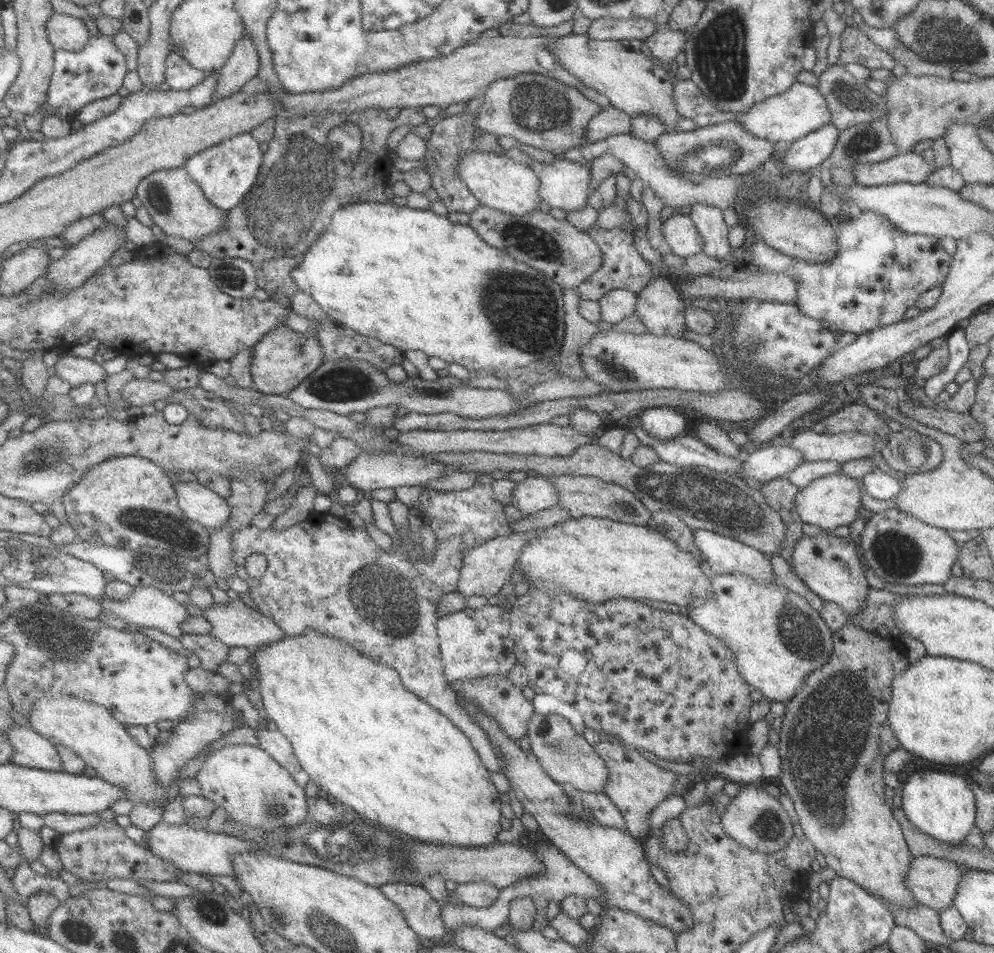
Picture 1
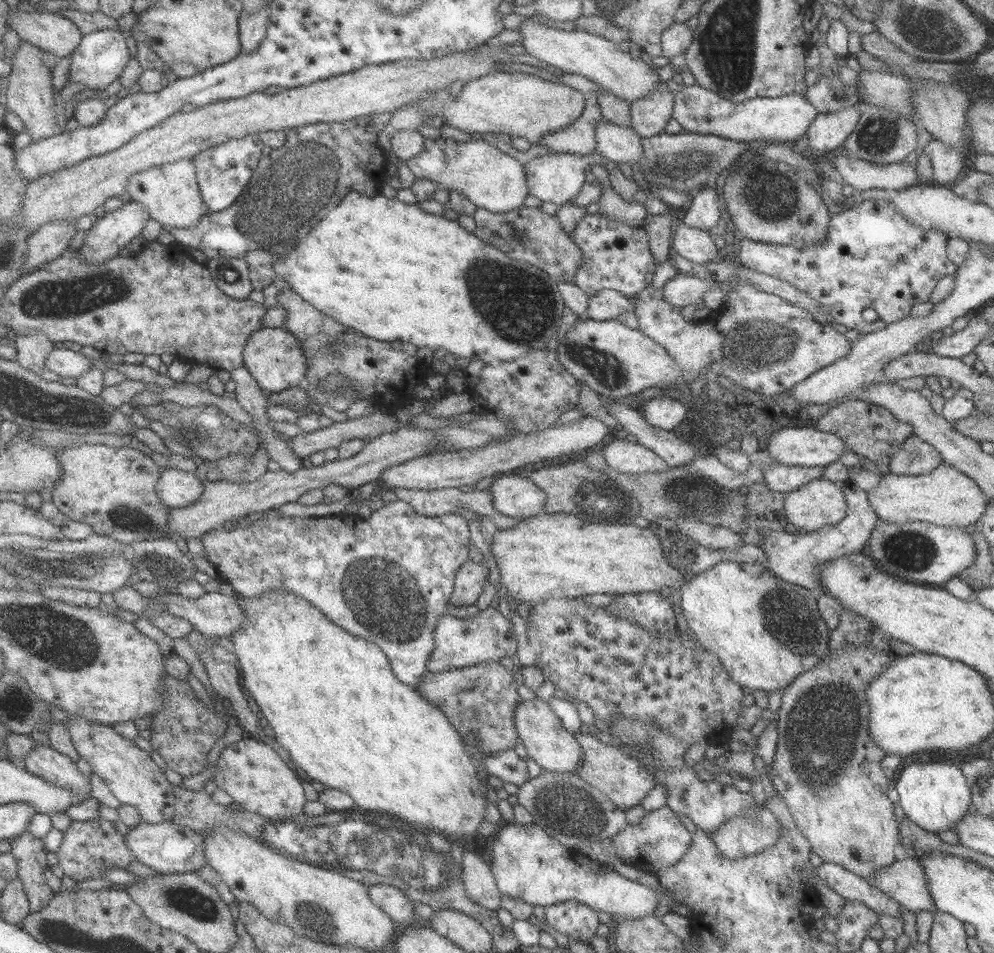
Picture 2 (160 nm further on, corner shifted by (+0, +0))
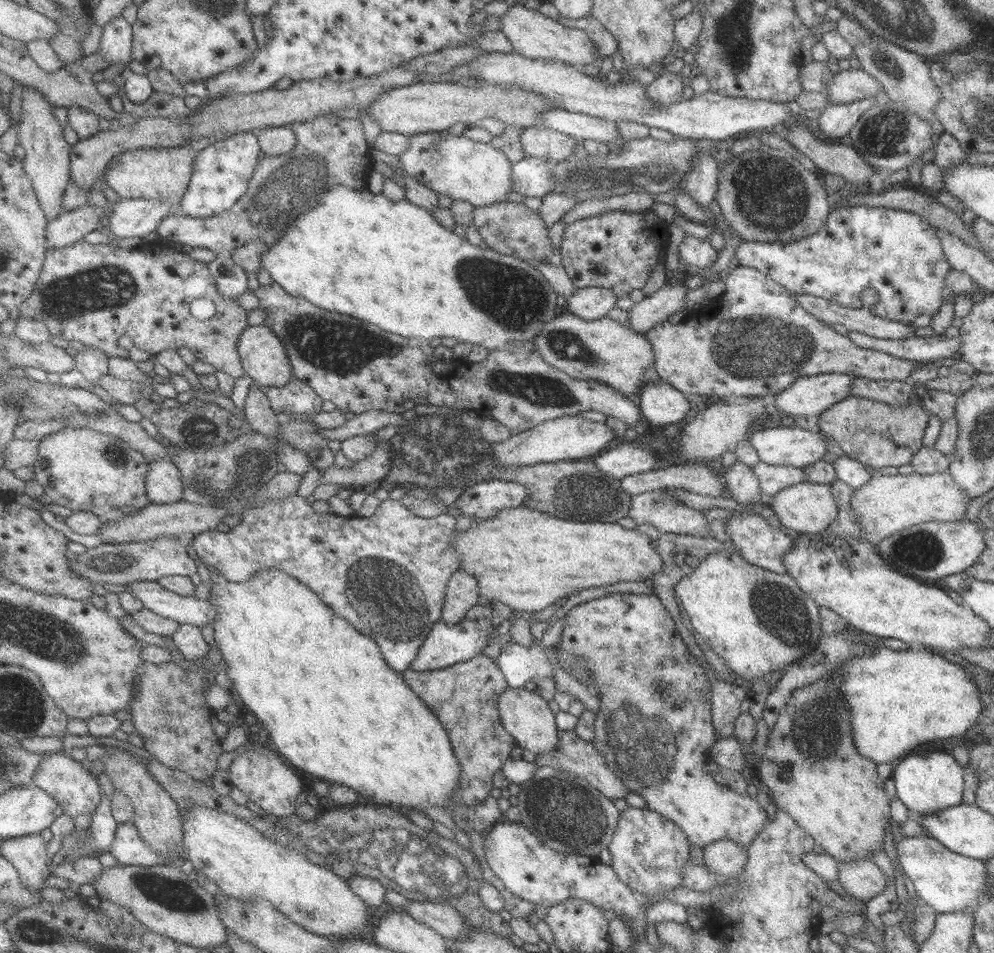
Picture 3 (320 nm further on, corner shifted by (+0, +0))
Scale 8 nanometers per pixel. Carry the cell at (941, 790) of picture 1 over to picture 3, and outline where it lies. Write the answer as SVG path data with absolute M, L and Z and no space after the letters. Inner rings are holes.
M951 751L929 752L927 756L905 756L893 766L895 770L891 778L896 796L909 810L909 814L919 818L962 802L964 768L955 761Z

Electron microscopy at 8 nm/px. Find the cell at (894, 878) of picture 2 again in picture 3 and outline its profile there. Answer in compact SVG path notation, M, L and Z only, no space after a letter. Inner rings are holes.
M867 859L838 863L836 882L840 888L857 900L866 903L885 888L885 875Z

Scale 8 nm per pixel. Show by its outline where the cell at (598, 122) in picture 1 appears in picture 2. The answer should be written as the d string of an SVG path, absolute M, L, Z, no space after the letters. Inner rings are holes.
M598 92L584 95L584 107L581 114L559 132L541 136L537 145L547 147L551 153L568 153L587 156L595 152L594 128L597 123L607 121L602 118L597 105Z

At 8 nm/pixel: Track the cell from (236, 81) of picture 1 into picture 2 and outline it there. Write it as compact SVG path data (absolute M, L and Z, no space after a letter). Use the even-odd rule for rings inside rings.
M269 5L259 8L253 16L243 12L238 20L238 34L241 42L241 54L256 52L259 44L265 39Z

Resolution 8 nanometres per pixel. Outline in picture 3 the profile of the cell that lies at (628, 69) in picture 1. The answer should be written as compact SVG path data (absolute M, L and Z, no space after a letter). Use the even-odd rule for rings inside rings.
M513 5L507 8L503 16L499 16L499 31L511 43L512 52L525 58L557 60L561 64L582 68L583 66L600 67L603 58L597 55L591 39L583 31L568 28L562 23L543 16L538 11L529 10L522 5Z

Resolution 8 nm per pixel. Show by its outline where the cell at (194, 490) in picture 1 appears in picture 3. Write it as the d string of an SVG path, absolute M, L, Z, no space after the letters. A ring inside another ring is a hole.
M171 459L151 462L147 471L147 495L151 503L169 504L183 500L181 469Z

